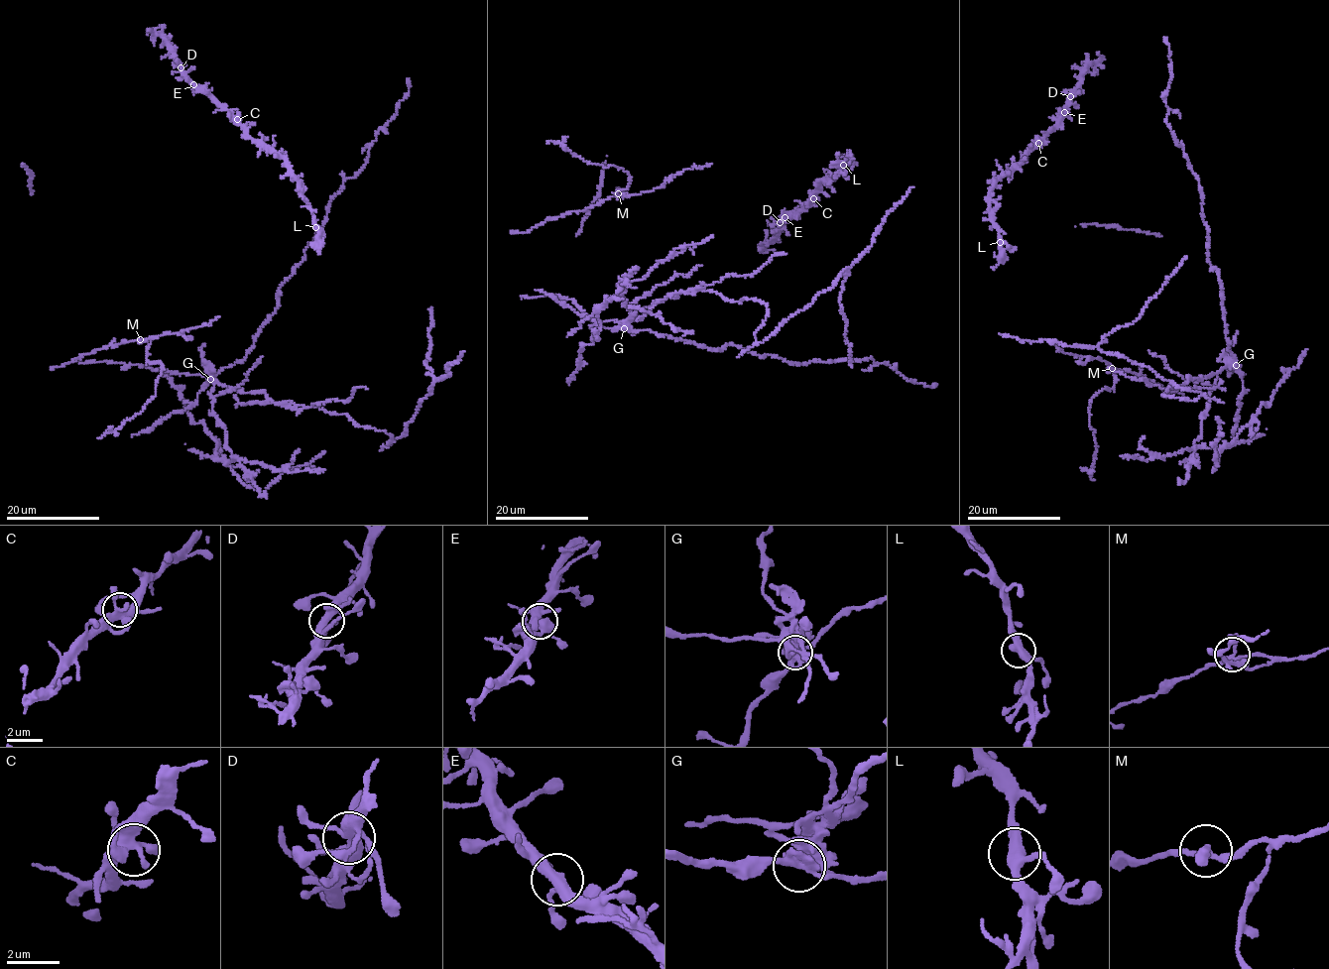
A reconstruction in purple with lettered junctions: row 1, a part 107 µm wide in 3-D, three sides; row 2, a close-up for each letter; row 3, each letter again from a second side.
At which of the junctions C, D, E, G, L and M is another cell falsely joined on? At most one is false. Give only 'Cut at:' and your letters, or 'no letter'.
Cut at: G

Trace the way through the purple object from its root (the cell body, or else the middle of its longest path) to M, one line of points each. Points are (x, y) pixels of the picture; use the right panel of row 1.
M: (1184, 395), (1162, 388), (1132, 371), (1113, 368)

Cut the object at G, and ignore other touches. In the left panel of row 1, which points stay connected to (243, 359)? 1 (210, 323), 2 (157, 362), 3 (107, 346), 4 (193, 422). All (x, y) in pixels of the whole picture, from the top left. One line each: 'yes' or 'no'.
1: yes
2: yes
3: yes
4: no

